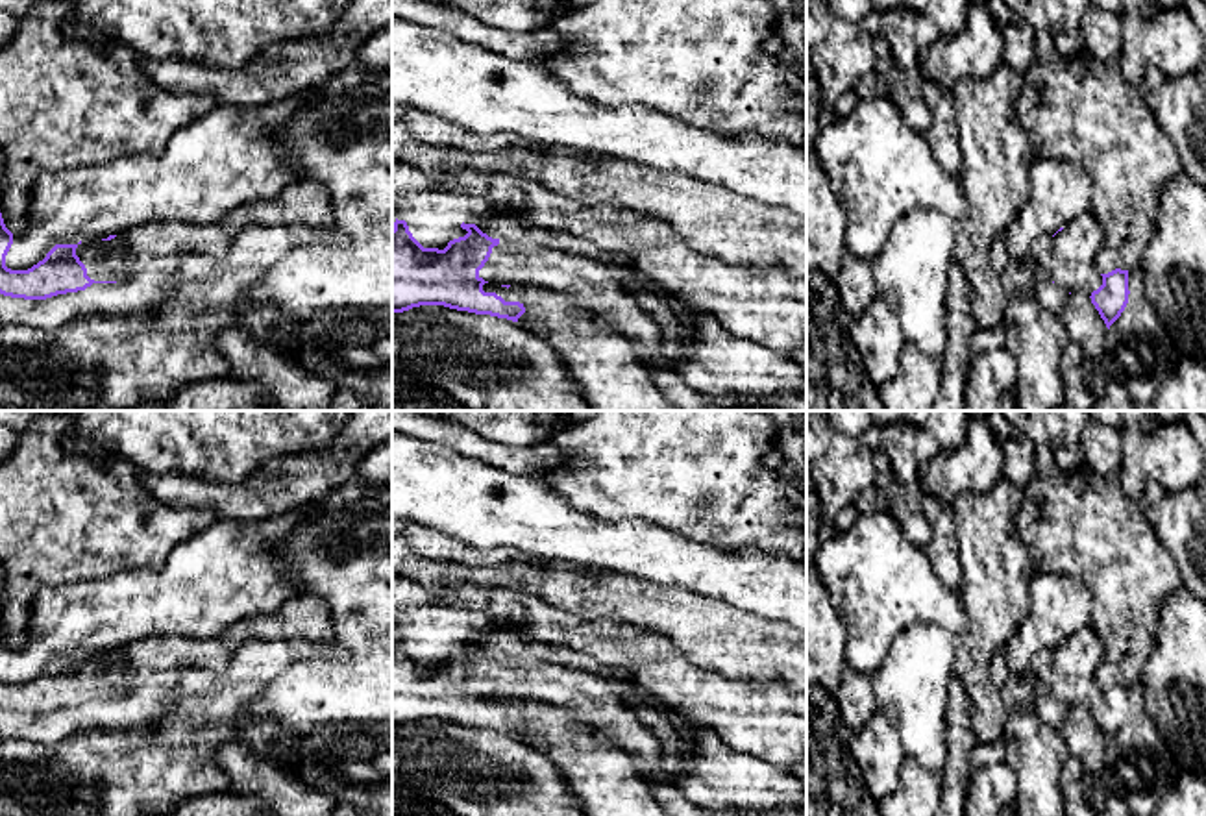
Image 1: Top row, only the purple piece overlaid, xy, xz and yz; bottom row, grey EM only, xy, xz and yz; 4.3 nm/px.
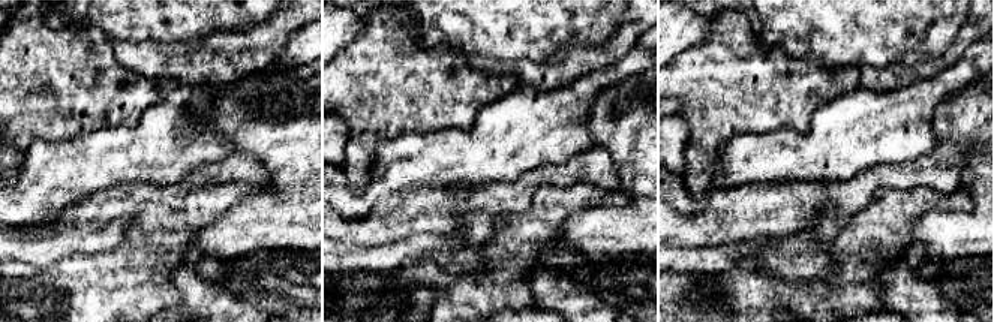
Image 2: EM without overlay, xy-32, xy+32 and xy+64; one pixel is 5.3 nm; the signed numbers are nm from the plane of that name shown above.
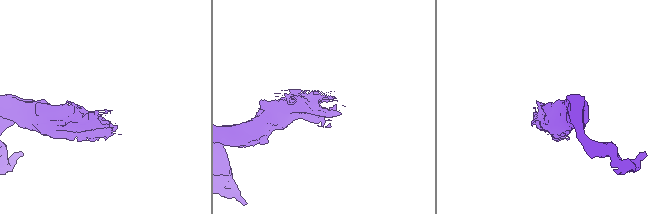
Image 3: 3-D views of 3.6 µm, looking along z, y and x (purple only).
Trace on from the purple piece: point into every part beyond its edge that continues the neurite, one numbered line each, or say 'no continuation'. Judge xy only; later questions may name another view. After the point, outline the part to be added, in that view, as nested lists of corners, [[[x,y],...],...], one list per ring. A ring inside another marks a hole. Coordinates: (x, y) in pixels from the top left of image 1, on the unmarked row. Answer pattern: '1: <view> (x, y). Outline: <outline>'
1: xy (89, 668). Outline: [[[111,655],[81,657],[76,662],[76,670],[87,683],[87,690],[94,696],[124,696],[129,688],[124,677],[109,677],[107,670],[118,670],[126,662],[118,662],[117,668],[109,666]],[[126,664],[129,666],[129,664]]]

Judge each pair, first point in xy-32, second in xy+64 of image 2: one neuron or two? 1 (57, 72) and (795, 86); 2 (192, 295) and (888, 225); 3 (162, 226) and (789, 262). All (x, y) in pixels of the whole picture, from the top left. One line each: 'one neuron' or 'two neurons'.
1: one neuron
2: two neurons
3: two neurons

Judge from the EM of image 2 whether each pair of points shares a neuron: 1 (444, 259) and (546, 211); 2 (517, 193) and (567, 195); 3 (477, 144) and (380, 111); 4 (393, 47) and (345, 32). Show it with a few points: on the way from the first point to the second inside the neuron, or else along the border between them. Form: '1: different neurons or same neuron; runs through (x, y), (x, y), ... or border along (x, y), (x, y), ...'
1: different neurons; border along (483, 255), (471, 271), (447, 267)
2: different neurons; border along (568, 184), (540, 186), (525, 208), (504, 213)
3: different neurons; border along (470, 128), (404, 132), (401, 135)
4: different neurons; border along (363, 17), (362, 32), (338, 53)

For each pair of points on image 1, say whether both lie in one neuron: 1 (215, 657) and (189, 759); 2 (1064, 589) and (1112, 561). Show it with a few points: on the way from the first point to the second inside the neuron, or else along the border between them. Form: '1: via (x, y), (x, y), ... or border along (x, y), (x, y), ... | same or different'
1: border along (243, 641), (221, 670), (211, 670) | different
2: border along (1038, 570), (1077, 576), (1092, 600), (1092, 622) | different

